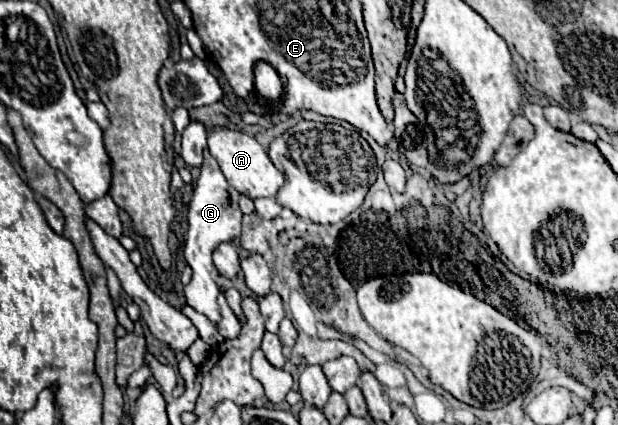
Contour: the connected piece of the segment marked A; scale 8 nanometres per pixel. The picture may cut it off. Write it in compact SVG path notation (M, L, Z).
M215 126L207 132L209 152L217 160L223 176L227 182L241 194L249 196L251 200L263 198L263 196L275 196L279 188L283 186L283 174L273 166L263 146L243 130L231 130L227 126Z

